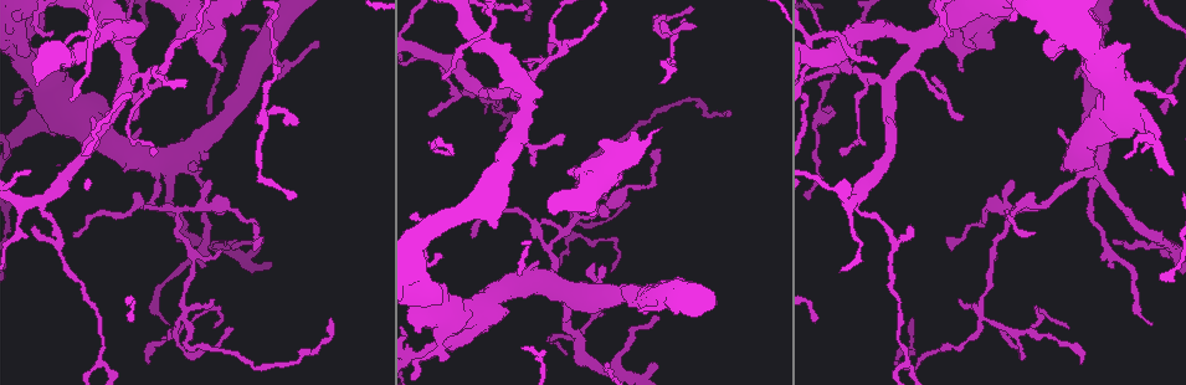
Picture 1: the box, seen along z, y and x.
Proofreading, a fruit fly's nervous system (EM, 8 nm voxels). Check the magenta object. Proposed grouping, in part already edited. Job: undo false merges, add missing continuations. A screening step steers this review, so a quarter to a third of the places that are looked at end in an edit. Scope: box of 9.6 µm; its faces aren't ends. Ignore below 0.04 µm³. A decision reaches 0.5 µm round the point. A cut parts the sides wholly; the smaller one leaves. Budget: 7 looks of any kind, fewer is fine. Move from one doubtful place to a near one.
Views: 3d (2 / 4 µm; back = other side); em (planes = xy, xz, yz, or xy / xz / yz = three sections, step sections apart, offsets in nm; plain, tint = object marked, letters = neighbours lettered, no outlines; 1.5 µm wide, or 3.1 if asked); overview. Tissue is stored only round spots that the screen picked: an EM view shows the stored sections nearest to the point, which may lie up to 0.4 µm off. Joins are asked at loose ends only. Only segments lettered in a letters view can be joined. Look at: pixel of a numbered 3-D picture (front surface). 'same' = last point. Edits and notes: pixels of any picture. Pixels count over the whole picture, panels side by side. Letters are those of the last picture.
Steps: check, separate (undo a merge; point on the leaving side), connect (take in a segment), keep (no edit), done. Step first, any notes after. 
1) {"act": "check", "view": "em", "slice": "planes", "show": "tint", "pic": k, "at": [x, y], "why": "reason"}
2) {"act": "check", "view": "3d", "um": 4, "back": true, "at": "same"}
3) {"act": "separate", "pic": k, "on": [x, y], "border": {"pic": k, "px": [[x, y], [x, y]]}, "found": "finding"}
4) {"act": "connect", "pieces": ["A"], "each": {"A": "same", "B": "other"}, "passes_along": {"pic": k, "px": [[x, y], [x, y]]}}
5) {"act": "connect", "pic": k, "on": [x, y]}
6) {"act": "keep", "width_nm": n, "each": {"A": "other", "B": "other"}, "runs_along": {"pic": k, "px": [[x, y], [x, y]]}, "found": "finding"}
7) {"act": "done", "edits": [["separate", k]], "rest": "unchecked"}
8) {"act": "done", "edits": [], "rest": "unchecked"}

{"act": "check", "view": "3d", "um": 2, "pic": 1, "at": [440, 58], "why": "four-way junction"}

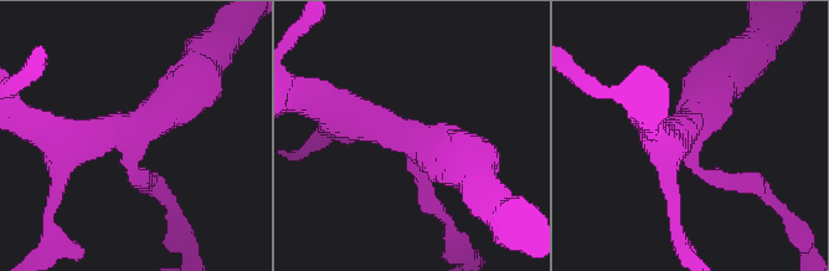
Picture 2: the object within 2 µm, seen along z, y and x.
{"act": "check", "view": "em", "slice": "planes", "show": "letters", "pic": 2, "at": [689, 135], "arms": 4}

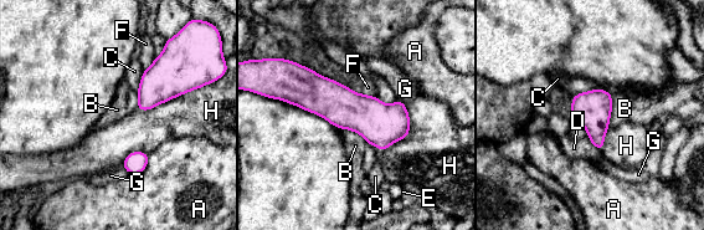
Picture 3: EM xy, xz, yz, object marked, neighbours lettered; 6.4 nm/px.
{"act": "keep", "width_nm": 240, "each": {"A": "other", "B": "other", "C": "other", "D": "other", "E": "other", "F": "other", "G": "other", "H": "other"}, "border": {"pic": 3, "px": [[612, 95], [612, 111], [609, 124]]}, "found": "continuous, no second cell"}

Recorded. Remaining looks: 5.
{"act": "check", "view": "3d", "um": 4, "pic": 1, "at": [963, 72], "why": "branch stops here"}

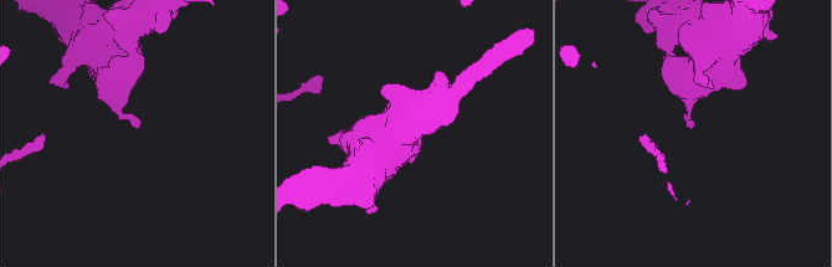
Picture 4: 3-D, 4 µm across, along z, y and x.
{"act": "check", "view": "em", "slice": "xy", "step": 8, "show": "tint", "pic": 4, "at": [137, 128], "why": "now the EM"}

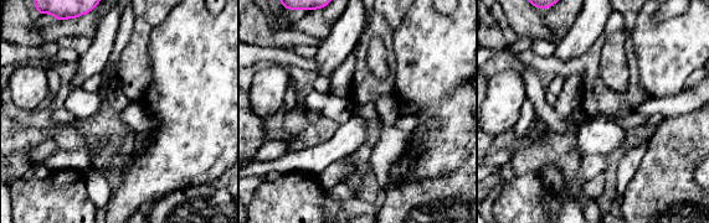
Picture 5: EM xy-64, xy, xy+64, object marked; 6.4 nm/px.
{"act": "check", "view": "em", "slice": "planes", "show": "letters", "at": "same"}

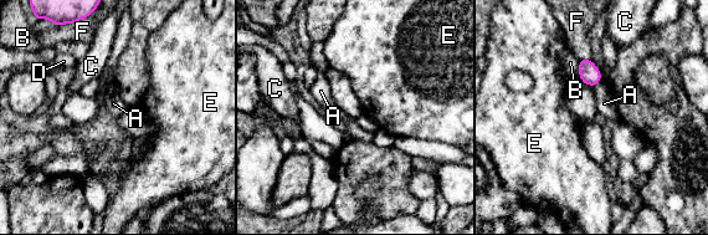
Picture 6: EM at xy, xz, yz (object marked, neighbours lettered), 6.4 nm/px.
{"act": "keep", "each": {"A": "other", "B": "other", "C": "other", "D": "other", "E": "other", "F": "other"}, "border": {"pic": 6, "px": [[601, 81], [591, 87]]}, "found": "no lettered segment goes on from it"}

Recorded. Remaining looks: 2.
{"act": "done", "edits": [], "rest": "unchecked"}

